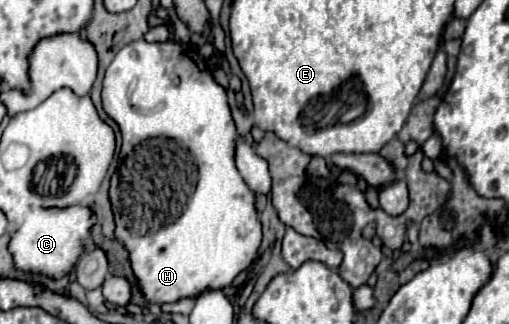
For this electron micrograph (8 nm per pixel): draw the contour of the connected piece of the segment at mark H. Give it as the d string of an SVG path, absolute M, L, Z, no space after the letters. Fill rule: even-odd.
M144 39L132 41L124 49L118 51L114 61L106 69L104 89L102 89L102 107L108 113L108 117L112 117L118 123L120 133L122 133L122 149L120 149L122 167L120 167L120 173L112 175L110 191L108 191L110 203L112 203L112 213L114 213L114 223L116 223L114 235L124 243L124 247L130 253L130 265L132 265L132 271L138 281L138 289L144 295L144 299L148 303L164 305L164 303L176 303L186 297L196 299L204 291L224 289L228 285L232 285L234 279L252 265L252 261L258 253L260 241L262 241L262 225L260 225L258 211L254 207L256 195L254 195L254 191L250 191L250 187L246 185L246 181L242 179L242 175L234 163L236 125L230 115L226 91L224 91L224 87L220 87L214 81L208 65L206 65L206 59L198 53L196 47L182 45L176 41L164 41L164 43L146 43Z

